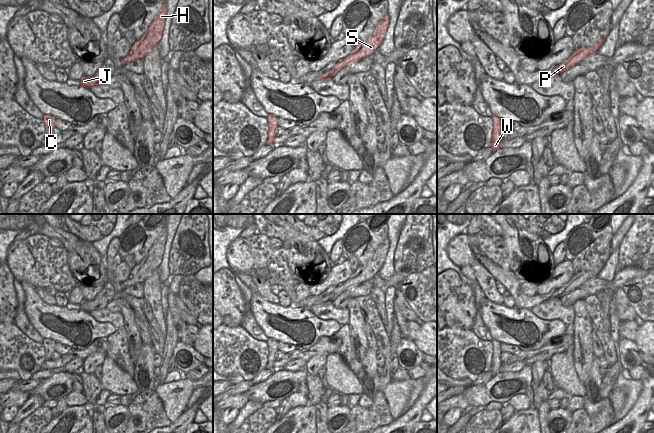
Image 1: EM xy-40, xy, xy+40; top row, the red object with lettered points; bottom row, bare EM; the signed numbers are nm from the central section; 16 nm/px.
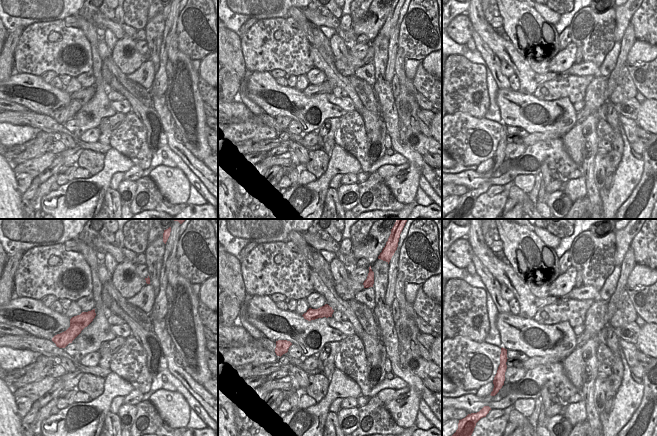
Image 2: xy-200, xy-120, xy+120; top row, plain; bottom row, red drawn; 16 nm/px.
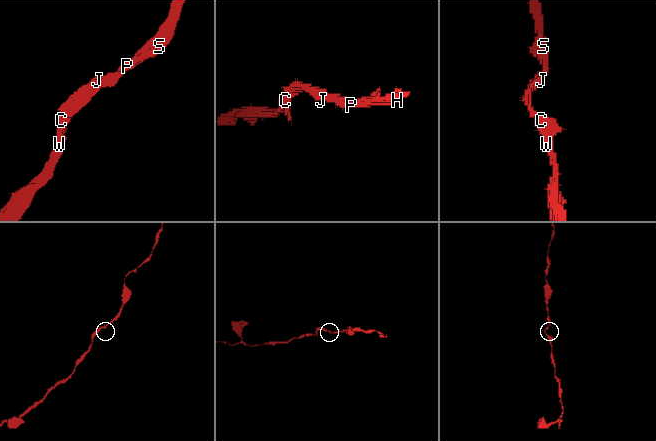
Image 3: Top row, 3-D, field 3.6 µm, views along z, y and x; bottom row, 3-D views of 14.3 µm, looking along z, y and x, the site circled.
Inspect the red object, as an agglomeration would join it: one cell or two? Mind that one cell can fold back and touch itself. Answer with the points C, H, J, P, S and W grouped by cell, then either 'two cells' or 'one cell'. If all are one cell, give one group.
C H J P S W | one cell

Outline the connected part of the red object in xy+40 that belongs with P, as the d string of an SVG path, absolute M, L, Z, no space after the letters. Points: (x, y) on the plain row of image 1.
M601 262L596 268L592 271L583 271L580 270L578 273L574 274L573 277L570 279L568 283L557 289L553 296L548 300L552 300L553 298L561 298L573 290L579 288L584 282L588 279L597 277L602 268L605 266L606 263Z

